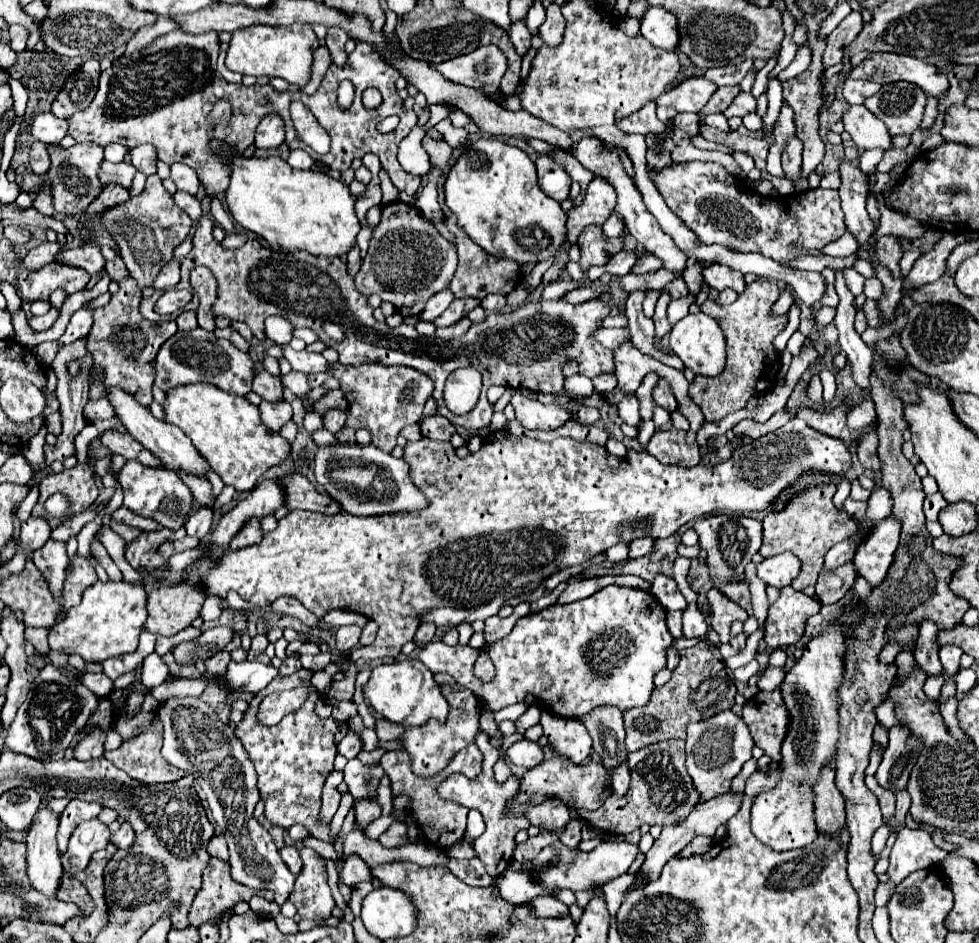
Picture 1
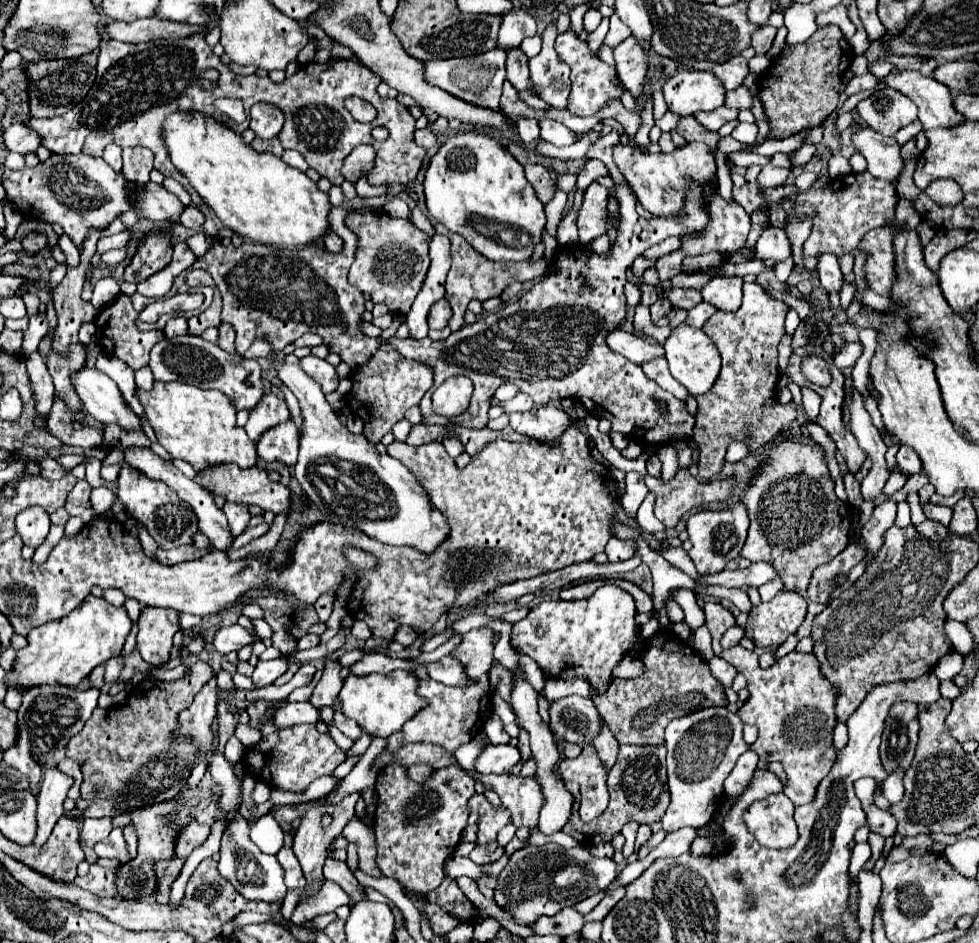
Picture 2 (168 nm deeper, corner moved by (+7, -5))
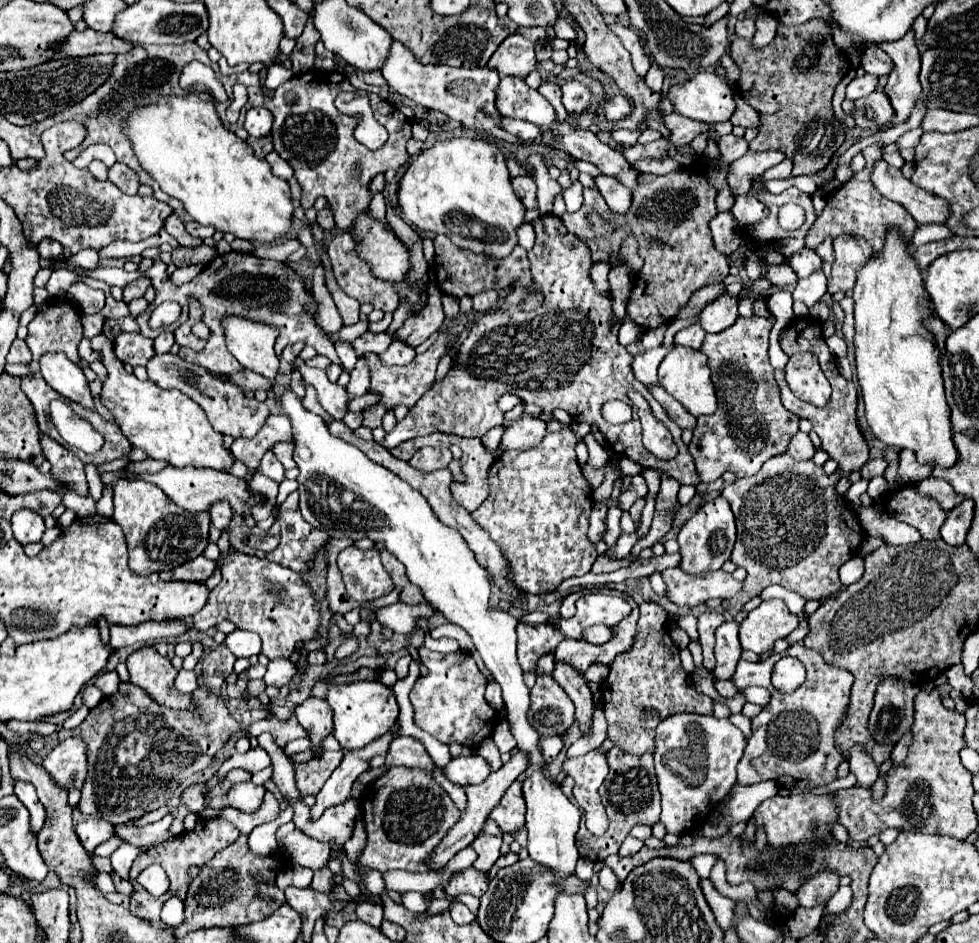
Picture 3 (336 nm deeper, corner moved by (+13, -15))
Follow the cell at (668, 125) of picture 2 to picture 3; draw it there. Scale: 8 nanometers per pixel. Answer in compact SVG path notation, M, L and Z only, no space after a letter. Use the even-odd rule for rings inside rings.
M617 130L617 132L611 132L613 140L617 140L617 142L625 142L625 144L629 144L629 146L633 146L633 144L637 142L639 134L641 134L639 130Z

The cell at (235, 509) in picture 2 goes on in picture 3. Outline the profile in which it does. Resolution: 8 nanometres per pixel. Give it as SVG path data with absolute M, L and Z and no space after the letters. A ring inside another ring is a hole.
M219 500L217 504L213 504L213 508L209 508L209 518L211 518L211 524L219 530L225 530L231 522L231 516L233 516L233 510L229 508L229 502L227 500Z

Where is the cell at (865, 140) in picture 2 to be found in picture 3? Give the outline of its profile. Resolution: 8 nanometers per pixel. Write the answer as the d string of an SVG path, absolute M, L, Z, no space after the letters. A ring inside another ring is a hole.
M885 160L875 164L871 180L881 196L899 202L917 224L945 224L951 216L951 206L947 200L921 190L907 180L901 170L891 168Z

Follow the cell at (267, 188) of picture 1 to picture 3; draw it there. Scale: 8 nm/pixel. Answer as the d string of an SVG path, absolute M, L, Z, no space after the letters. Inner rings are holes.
M189 92L185 96L159 96L155 104L135 108L123 124L127 140L131 140L133 154L141 168L157 180L161 190L183 202L187 214L203 224L213 226L219 232L231 232L235 238L251 240L255 244L271 244L279 240L291 228L293 204L289 186L285 180L275 178L265 160L257 158L249 144L229 132L219 120L213 98L207 92Z

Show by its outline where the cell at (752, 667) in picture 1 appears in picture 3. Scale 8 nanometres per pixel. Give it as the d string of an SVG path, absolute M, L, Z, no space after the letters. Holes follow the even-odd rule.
M745 688L743 690L743 694L745 694L745 698L747 698L747 702L753 702L753 704L759 704L759 706L765 706L769 700L771 700L771 696L769 696L769 692L765 690L765 688Z

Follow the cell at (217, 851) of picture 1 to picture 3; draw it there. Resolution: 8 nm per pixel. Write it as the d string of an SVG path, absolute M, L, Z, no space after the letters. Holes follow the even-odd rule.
M167 814L165 818L161 818L153 824L147 824L147 826L135 826L133 822L117 824L113 830L113 836L121 838L123 842L137 844L137 846L157 846L163 840L171 838L171 834L169 834L171 820L173 820L173 816Z

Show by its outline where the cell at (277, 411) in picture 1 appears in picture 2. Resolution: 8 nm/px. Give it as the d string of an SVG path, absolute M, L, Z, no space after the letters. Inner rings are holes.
M287 420L279 426L273 426L259 438L257 442L257 452L259 458L263 460L281 460L285 464L295 464L297 462L297 452L299 452L299 432L297 426Z

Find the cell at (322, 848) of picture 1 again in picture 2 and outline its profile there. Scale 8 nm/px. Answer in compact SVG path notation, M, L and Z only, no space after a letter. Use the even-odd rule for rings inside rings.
M327 858L325 866L323 866L323 876L327 880L335 880L351 898L353 902L359 902L363 900L363 888L359 886L359 882L355 880L353 872L349 870L349 866L343 862L343 860L333 860L333 858Z

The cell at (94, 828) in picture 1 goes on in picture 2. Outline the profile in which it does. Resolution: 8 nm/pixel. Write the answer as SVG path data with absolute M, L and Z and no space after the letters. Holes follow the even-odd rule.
M85 818L83 820L83 846L93 848L97 842L105 840L111 832L111 818Z

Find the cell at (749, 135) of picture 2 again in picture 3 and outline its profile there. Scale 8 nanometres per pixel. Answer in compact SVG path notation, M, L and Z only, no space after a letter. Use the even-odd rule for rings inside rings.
M727 134L727 136L721 136L721 140L717 142L719 144L719 158L727 164L731 164L733 160L741 158L745 152L747 152L747 142L745 138L737 138L733 134Z

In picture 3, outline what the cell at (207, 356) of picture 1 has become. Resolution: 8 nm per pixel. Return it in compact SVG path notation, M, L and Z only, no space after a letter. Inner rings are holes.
M175 354L153 356L147 364L147 374L149 374L149 380L155 382L159 388L177 388L183 394L187 394L193 402L197 402L207 414L213 430L221 432L223 436L253 438L265 426L265 420L269 418L269 408L265 402L245 398L245 394L231 382L213 378L203 366L189 364Z

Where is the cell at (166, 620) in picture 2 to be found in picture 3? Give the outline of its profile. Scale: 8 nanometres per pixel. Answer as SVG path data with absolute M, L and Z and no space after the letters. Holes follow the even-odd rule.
M151 646L133 652L127 658L129 680L143 688L157 704L173 710L195 710L191 694L183 694L175 688L177 670L167 656L157 654Z

